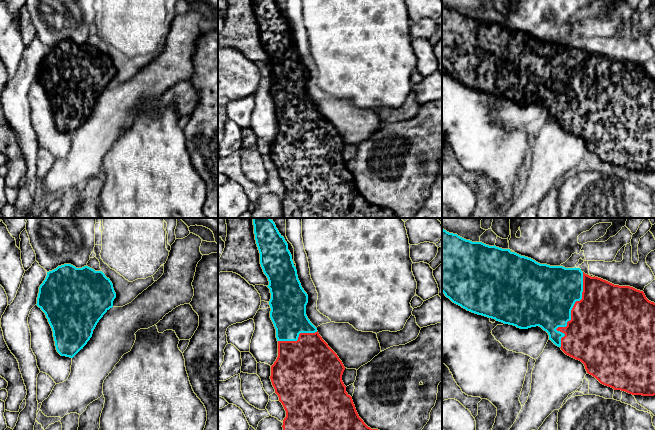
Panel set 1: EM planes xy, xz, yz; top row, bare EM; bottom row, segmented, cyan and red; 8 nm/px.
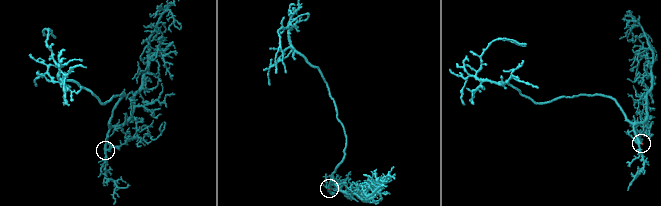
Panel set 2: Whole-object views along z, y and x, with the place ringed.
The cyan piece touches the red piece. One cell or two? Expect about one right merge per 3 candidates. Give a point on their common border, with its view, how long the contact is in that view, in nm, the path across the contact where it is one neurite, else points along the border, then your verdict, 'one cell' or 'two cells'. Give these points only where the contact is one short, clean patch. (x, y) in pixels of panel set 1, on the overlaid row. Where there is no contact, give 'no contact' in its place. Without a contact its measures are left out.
meets cyan in yz at (570, 313); contact 650 nm long; one cell

